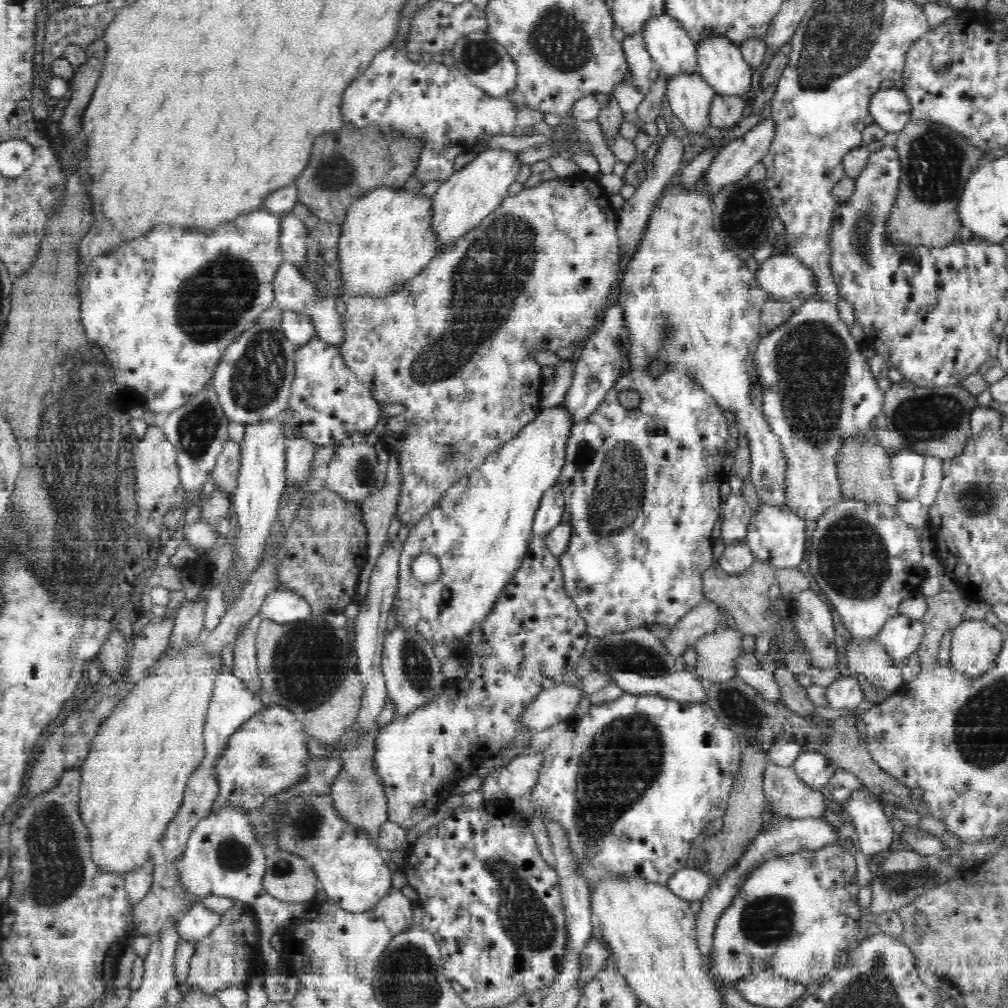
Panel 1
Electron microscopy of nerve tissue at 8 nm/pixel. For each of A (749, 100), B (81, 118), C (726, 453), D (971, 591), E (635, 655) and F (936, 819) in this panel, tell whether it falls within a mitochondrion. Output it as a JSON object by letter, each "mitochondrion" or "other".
{"A":"other","B":"other","C":"other","D":"other","E":"mitochondrion","F":"other"}

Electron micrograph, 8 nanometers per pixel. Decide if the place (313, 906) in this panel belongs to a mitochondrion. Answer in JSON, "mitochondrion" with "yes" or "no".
{"mitochondrion":"no"}

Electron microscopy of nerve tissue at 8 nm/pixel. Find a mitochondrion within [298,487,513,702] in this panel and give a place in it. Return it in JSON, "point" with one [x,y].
{"point":[414,663]}

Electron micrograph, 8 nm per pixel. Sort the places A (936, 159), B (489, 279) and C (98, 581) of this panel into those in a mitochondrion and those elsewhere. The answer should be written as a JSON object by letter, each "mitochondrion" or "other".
{"A":"mitochondrion","B":"mitochondrion","C":"mitochondrion"}

